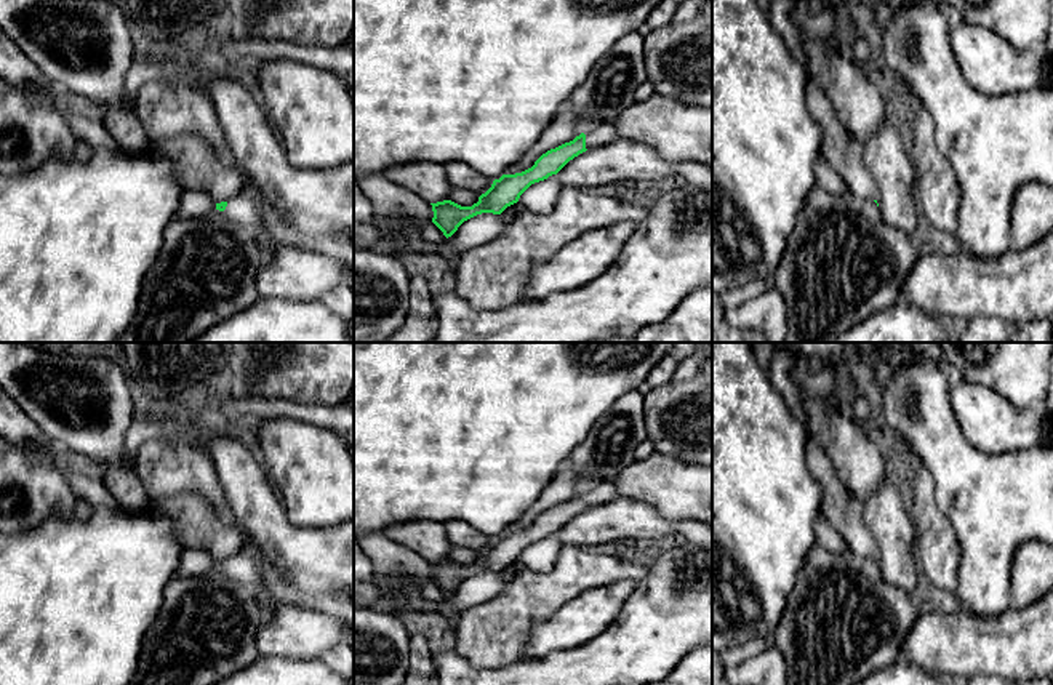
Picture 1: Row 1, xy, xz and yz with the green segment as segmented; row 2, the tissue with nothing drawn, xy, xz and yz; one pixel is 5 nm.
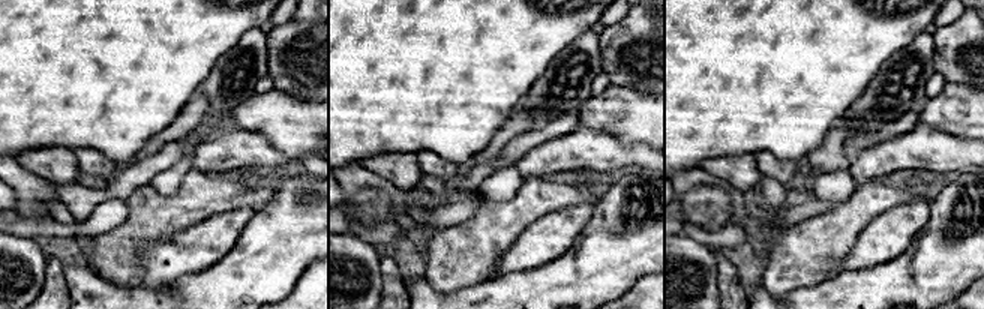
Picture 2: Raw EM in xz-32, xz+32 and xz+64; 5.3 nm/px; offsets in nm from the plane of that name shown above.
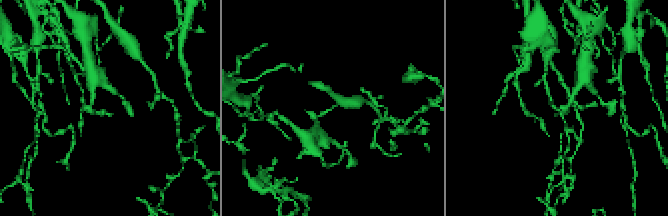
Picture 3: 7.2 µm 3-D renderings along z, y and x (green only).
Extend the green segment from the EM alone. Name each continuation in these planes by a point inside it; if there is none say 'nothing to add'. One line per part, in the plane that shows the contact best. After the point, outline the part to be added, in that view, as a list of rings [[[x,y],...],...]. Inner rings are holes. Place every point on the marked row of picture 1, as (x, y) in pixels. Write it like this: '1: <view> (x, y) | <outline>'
1: xz (604, 133) | [[[613,122],[597,125],[592,130],[587,130],[584,134],[586,134],[586,149],[592,149],[595,146],[618,139],[618,133]]]

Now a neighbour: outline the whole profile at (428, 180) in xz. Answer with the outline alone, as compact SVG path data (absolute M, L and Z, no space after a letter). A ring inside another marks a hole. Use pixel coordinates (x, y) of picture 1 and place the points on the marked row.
M418 160L406 165L394 165L382 174L397 186L419 195L429 203L448 200L451 184L442 163Z

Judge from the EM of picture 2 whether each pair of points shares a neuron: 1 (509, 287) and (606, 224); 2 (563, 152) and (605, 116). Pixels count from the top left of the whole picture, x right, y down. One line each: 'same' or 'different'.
1: same
2: different

